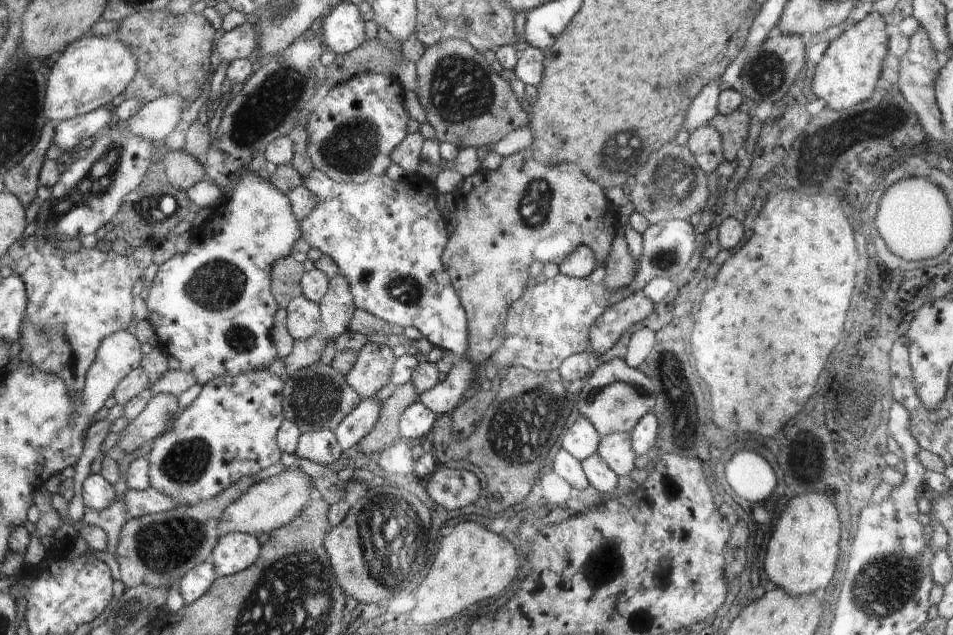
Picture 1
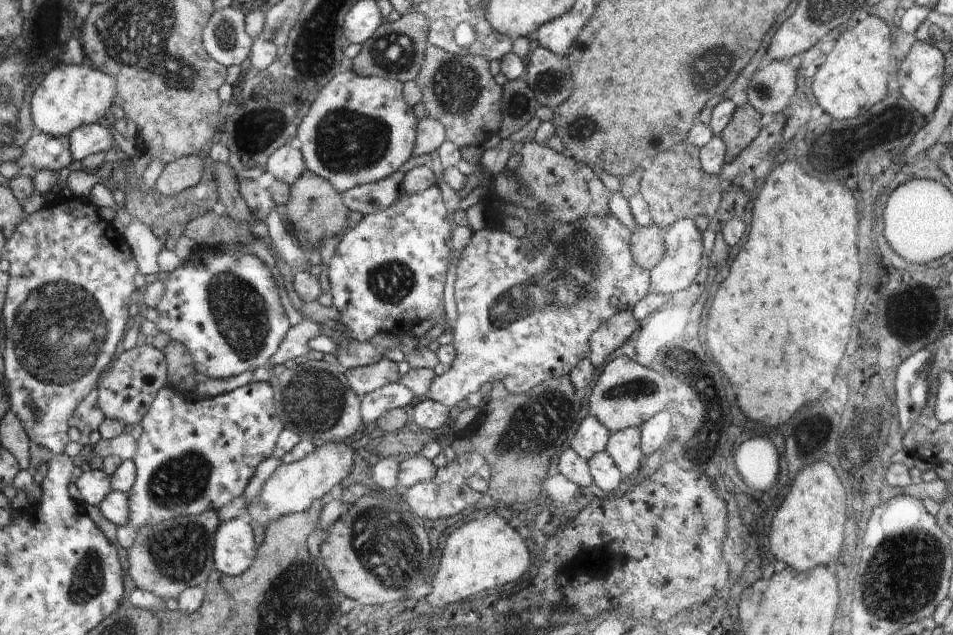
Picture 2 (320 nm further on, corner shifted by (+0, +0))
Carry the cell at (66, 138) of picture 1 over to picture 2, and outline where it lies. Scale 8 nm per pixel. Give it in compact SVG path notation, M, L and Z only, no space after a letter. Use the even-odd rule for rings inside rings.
M35 129L32 136L22 147L23 155L17 159L16 163L20 168L32 166L32 172L34 172L34 169L36 171L41 171L42 169L60 171L62 168L66 168L66 166L70 167L74 161L69 147L69 137L53 137Z

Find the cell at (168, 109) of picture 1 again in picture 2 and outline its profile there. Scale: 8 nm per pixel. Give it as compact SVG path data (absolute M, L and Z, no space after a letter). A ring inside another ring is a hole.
M99 123L79 126L68 137L74 161L81 161L96 152L107 152L115 142L112 129L106 129Z

